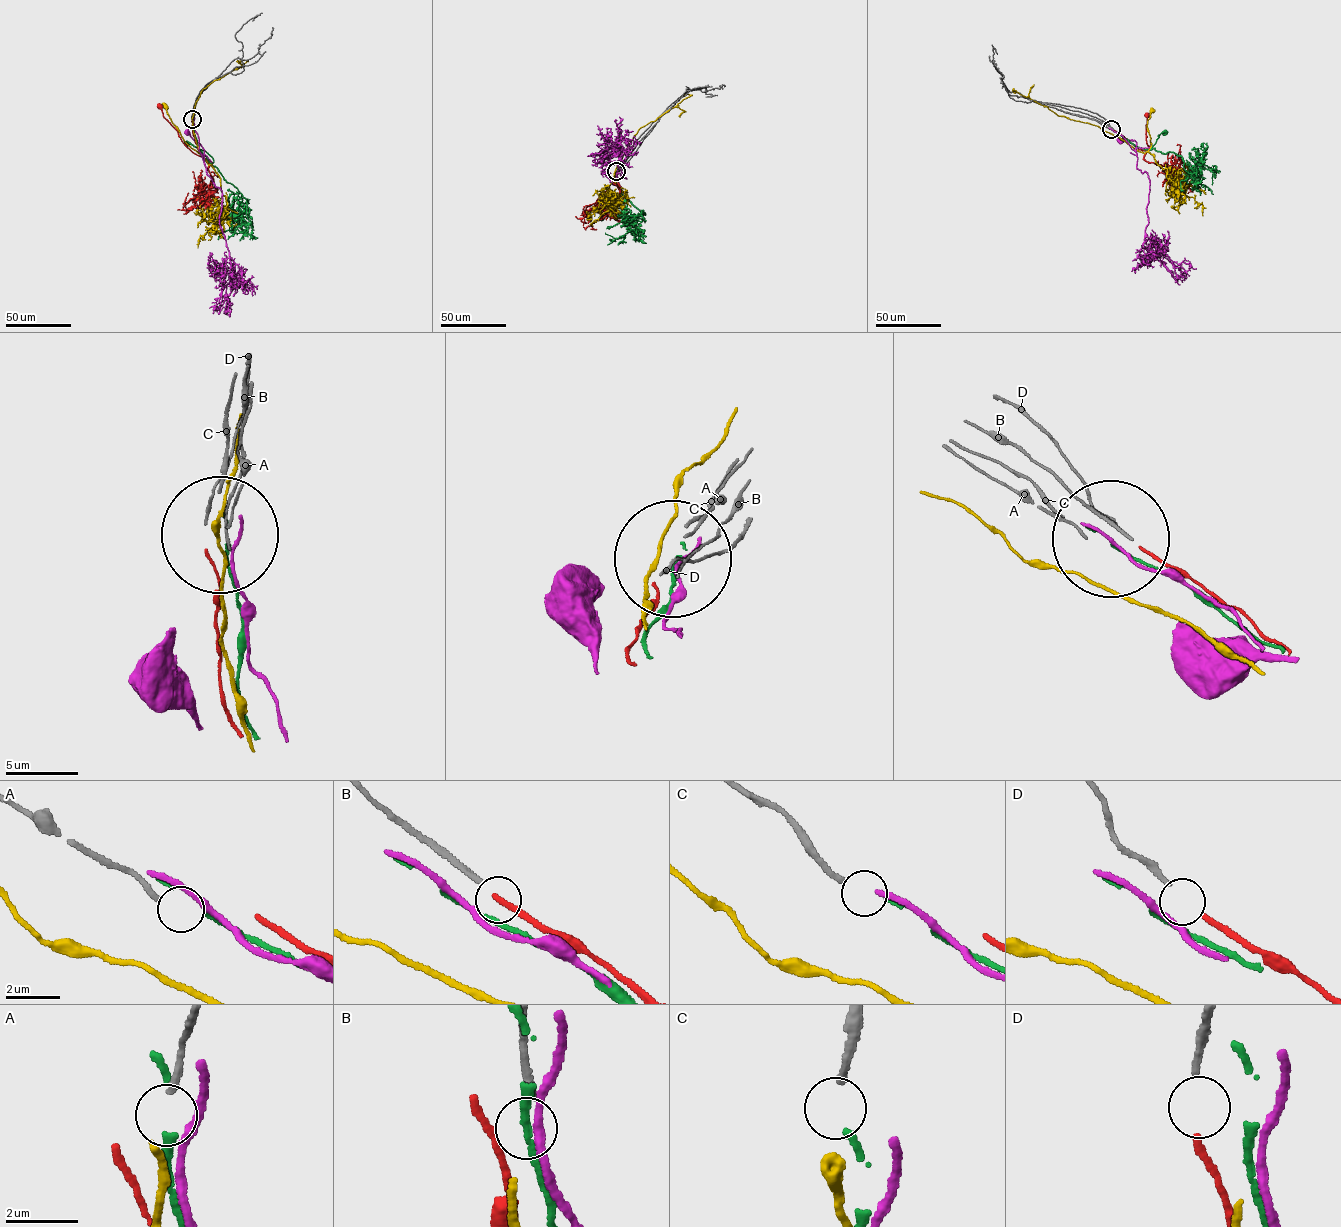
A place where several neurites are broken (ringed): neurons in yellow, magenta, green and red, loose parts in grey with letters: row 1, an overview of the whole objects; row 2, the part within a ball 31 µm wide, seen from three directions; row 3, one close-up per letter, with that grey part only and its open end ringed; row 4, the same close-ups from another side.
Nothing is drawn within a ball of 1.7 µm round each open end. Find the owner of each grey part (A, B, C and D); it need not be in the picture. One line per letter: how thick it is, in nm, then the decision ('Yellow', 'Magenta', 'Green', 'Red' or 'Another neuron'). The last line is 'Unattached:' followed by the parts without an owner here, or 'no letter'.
A: Thickness 200 nm. Another neuron
B: Thickness 180 nm. Another neuron
C: Thickness 180 nm. Green
D: Thickness 180 nm. Red
Unattached: A, B

